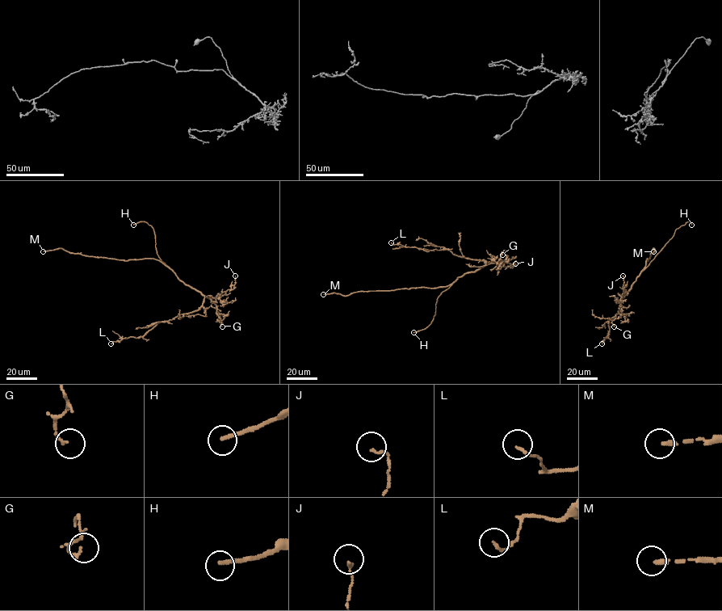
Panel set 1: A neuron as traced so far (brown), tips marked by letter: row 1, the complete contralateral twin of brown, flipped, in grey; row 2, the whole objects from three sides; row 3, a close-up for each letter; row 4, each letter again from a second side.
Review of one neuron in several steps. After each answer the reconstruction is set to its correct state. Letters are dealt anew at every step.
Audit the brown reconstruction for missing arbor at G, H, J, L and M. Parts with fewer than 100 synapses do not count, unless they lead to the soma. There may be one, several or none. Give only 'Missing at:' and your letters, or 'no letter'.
Missing at: H, M

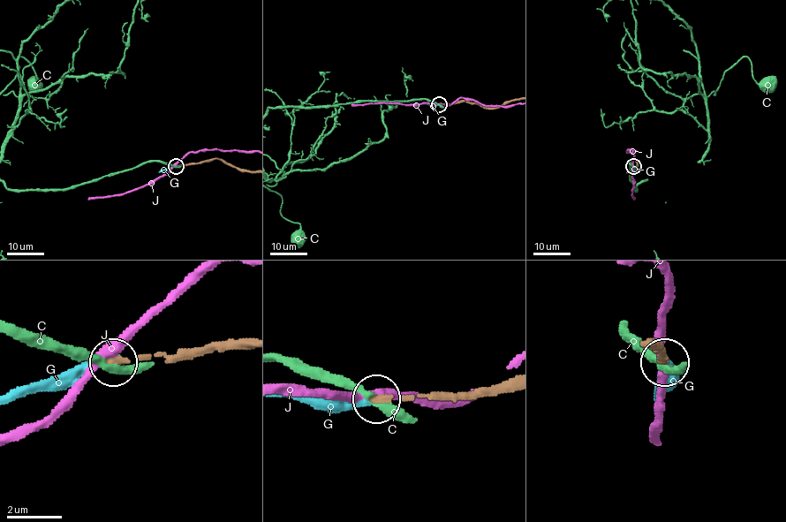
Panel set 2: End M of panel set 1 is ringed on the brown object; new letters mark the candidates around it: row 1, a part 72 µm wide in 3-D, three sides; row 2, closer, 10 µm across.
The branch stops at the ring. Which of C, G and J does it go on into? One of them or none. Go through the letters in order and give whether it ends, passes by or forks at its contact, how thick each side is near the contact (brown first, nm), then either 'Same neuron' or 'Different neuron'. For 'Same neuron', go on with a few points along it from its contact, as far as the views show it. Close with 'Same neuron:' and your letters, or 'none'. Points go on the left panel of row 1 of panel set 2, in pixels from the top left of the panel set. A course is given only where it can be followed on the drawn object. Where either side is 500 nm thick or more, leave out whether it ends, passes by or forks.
C: It passes by. Thickness 200 nm (brown) against 320 nm. Different neuron
G: It ends there. Thickness 200 nm (brown) against 240 nm. Same neuron
J: It passes by. Thickness 200 nm (brown) against 320 nm. Different neuron
Same neuron: G

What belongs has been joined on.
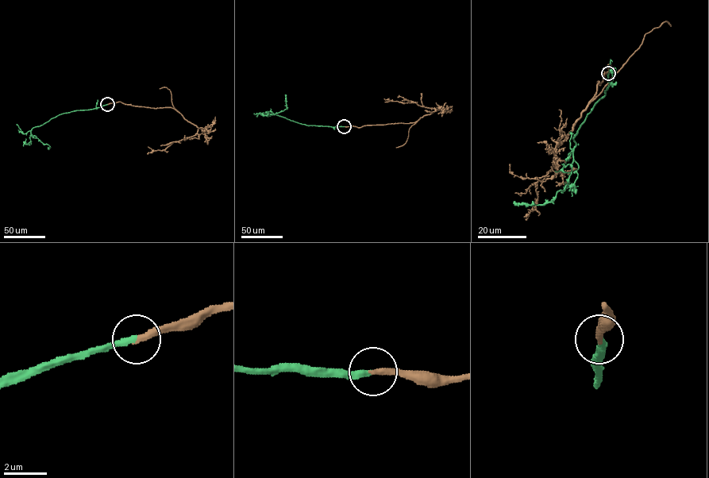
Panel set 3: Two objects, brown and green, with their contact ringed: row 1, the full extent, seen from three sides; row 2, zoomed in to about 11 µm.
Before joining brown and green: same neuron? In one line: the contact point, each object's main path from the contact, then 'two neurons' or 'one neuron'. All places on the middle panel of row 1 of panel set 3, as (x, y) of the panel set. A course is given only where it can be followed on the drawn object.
at (344, 126); brown runs (344, 126), (412, 123), (435, 110), (414, 102), (384, 98); green runs (344, 126), (307, 125), (276, 114), (268, 114), (287, 109), (285, 94); one neuron

